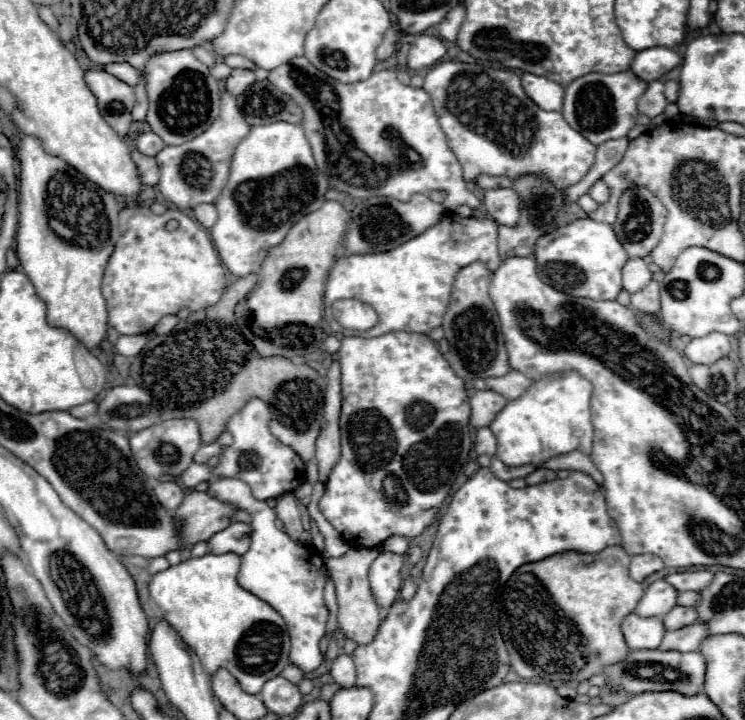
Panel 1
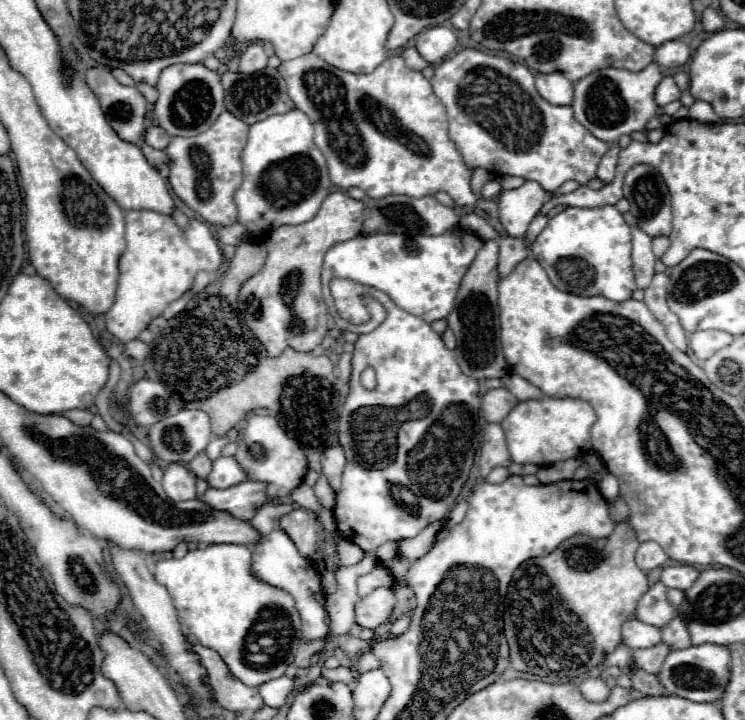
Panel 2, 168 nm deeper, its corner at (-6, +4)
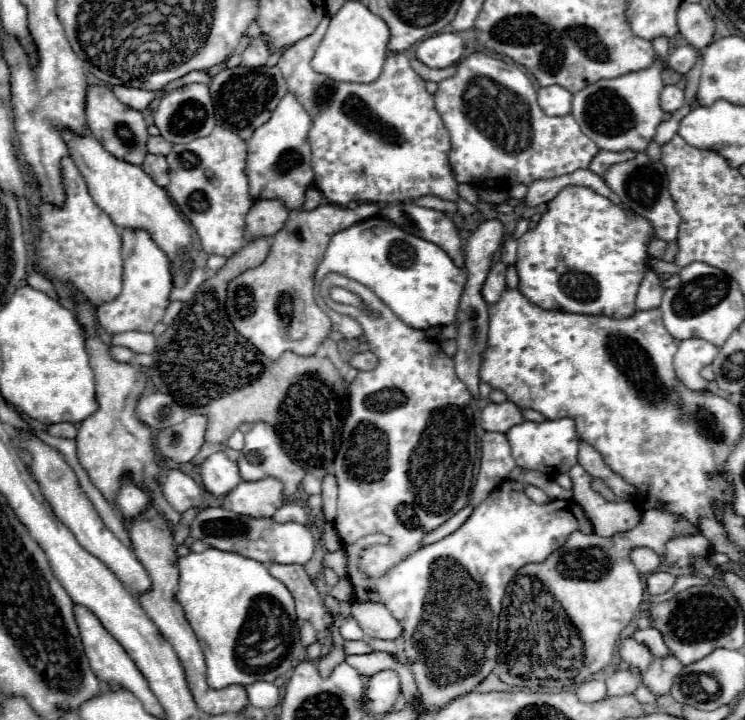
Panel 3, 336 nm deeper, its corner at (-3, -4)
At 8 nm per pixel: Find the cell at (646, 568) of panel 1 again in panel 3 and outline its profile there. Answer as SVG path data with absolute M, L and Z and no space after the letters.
M638 547L632 551L632 561L636 565L636 569L640 573L654 573L658 569L658 565L662 563L660 555L656 555L652 549L648 547Z

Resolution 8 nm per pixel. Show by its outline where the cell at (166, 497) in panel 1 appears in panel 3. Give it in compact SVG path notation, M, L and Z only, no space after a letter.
M168 469L162 475L162 493L166 501L178 511L184 513L190 507L198 507L202 503L202 487L180 469Z

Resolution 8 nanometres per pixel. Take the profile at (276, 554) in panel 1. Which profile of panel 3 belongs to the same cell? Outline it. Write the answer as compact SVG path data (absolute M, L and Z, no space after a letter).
M218 451L214 455L210 455L202 467L202 483L204 483L204 489L216 497L220 495L226 495L228 491L232 491L242 479L240 479L240 473L238 473L238 467L234 461L230 461L226 457L226 453Z

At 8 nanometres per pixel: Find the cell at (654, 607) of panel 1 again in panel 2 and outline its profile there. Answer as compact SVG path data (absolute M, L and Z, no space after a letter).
M655 583L637 603L637 619L643 623L651 623L653 627L665 627L673 619L675 607L665 597L667 587L663 583Z

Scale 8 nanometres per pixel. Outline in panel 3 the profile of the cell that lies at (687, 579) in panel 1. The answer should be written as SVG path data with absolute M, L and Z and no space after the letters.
M658 571L658 573L652 573L652 575L648 577L648 583L646 583L646 585L648 585L650 595L658 595L658 593L670 591L670 589L674 587L674 583L676 583L676 577L674 577L674 575Z

